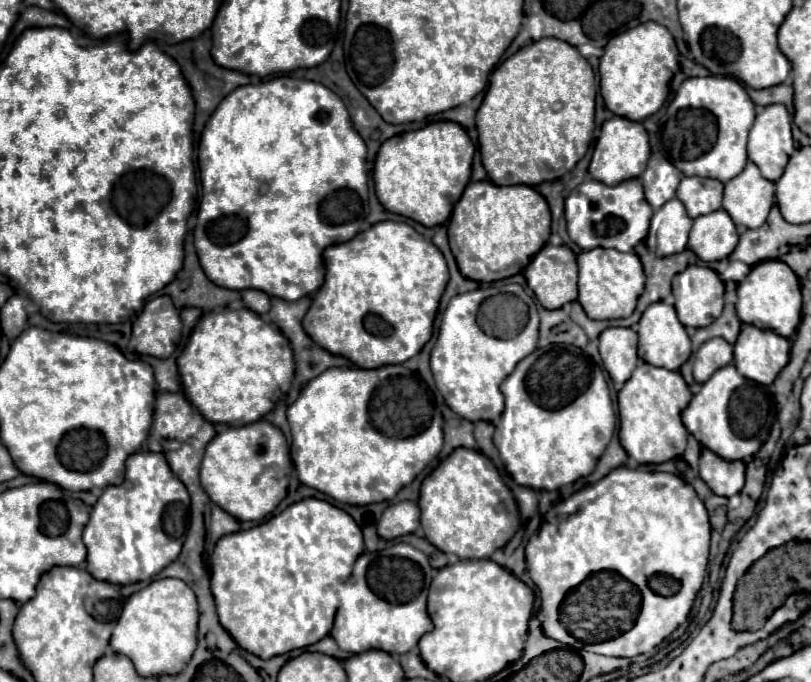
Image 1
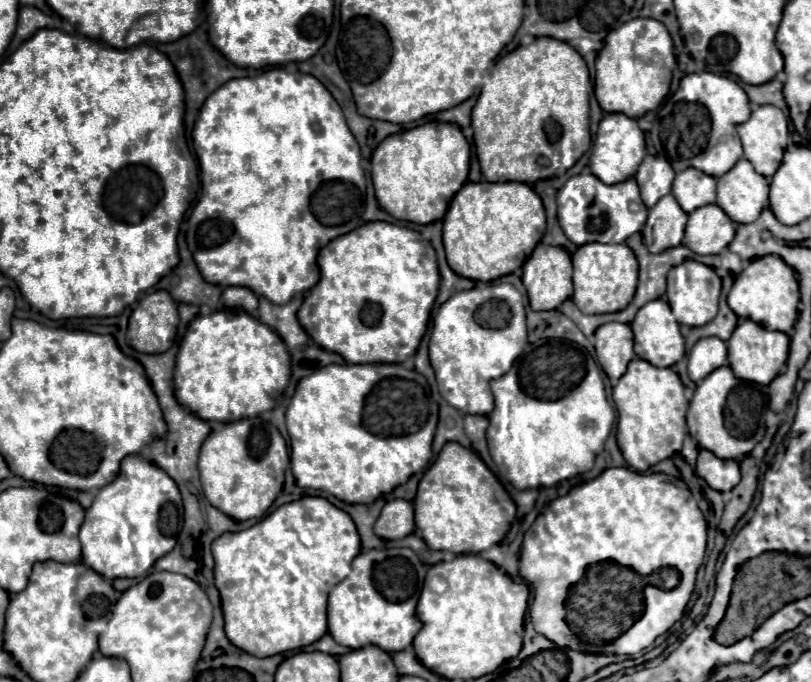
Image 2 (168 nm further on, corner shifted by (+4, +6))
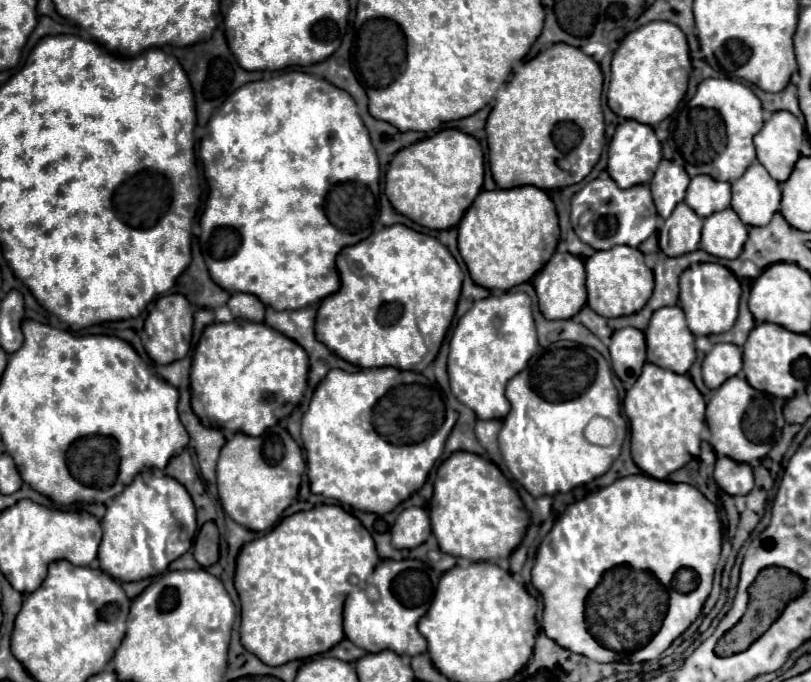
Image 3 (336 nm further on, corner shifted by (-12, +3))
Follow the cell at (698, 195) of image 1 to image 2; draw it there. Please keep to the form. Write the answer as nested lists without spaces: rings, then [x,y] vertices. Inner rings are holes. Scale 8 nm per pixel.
[[[684,169],[676,173],[672,195],[686,213],[692,213],[702,205],[716,201],[716,179],[698,169]]]

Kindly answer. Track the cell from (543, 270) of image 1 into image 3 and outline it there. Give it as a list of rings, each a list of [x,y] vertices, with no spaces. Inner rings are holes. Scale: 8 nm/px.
[[[556,252],[552,260],[534,276],[532,284],[538,294],[538,306],[546,320],[568,320],[580,312],[580,308],[586,304],[586,272],[584,272],[584,260],[578,256],[572,256],[568,252]]]

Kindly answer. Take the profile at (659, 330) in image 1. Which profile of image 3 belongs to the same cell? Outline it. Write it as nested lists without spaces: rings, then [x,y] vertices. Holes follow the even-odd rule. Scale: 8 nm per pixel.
[[[680,306],[660,308],[652,314],[646,328],[646,346],[648,362],[676,374],[686,374],[690,370],[696,360],[696,348]]]

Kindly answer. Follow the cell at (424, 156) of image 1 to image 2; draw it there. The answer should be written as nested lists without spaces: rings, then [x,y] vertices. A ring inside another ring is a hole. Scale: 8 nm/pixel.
[[[428,121],[414,129],[394,133],[386,137],[372,153],[372,183],[376,189],[376,199],[380,207],[386,209],[396,219],[420,225],[440,221],[446,215],[452,197],[468,179],[468,163],[470,163],[470,143],[462,135],[460,127],[454,123]]]

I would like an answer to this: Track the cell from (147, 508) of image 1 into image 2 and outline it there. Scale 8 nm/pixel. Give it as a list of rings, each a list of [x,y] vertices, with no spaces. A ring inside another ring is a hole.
[[[128,455],[120,465],[118,477],[96,493],[86,511],[86,519],[80,527],[82,561],[108,579],[142,579],[160,557],[176,547],[182,523],[182,497],[174,479],[140,455]]]

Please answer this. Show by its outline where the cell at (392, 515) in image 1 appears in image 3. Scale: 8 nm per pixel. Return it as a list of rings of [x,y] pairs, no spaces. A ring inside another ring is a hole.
[[[406,508],[396,518],[392,526],[392,544],[394,548],[416,548],[430,536],[430,518],[424,508]]]

